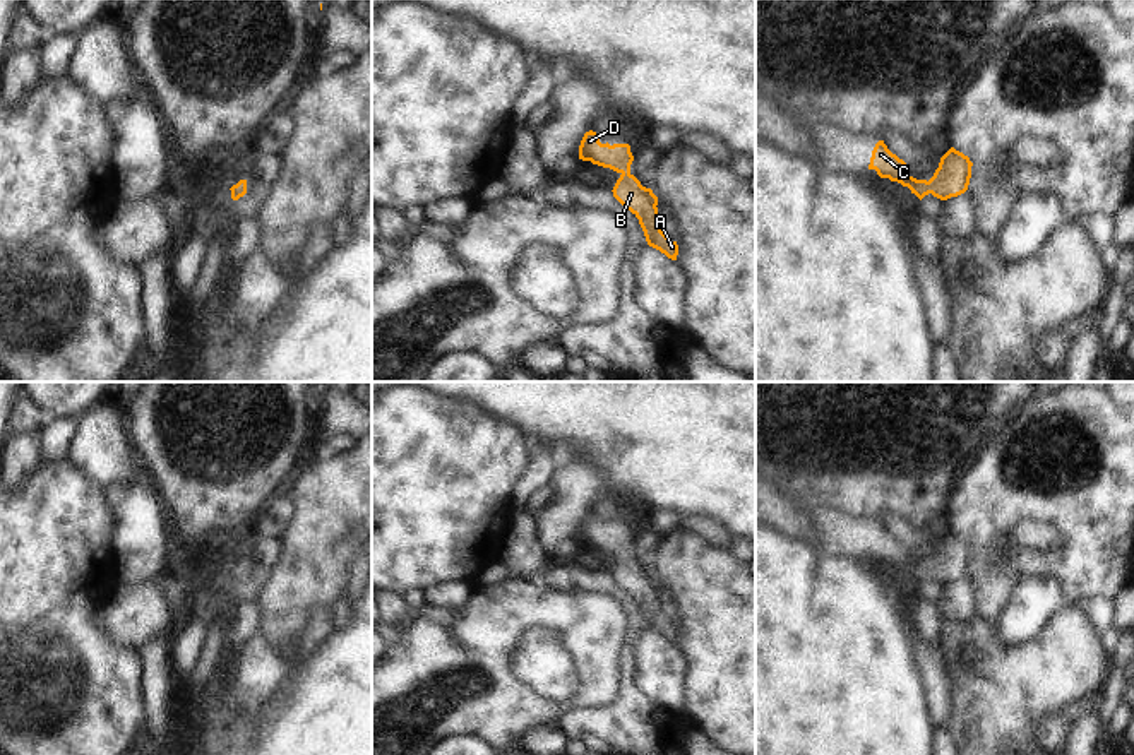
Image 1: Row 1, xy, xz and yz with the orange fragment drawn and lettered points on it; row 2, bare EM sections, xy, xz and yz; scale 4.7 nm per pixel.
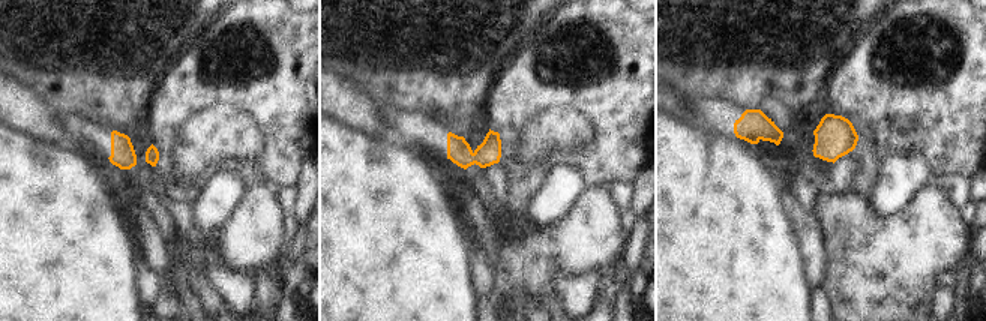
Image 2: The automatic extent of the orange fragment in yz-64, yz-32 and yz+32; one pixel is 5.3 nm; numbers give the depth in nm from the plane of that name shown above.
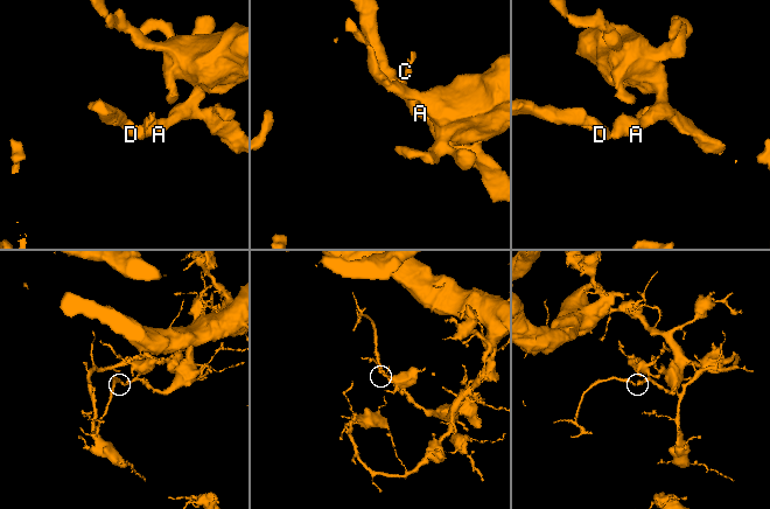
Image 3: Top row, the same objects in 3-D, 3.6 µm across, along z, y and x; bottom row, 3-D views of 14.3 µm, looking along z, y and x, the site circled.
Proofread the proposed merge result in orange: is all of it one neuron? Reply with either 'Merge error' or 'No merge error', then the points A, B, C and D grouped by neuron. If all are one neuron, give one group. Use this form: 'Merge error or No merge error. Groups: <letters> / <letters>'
No merge error. Groups: A B C D

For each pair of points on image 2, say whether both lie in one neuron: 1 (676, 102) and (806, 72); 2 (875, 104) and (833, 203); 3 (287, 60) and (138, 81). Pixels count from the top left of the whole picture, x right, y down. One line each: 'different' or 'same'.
1: different
2: different
3: different

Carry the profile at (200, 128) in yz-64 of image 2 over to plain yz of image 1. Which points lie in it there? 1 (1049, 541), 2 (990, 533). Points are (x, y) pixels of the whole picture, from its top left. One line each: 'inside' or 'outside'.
1: inside
2: outside

